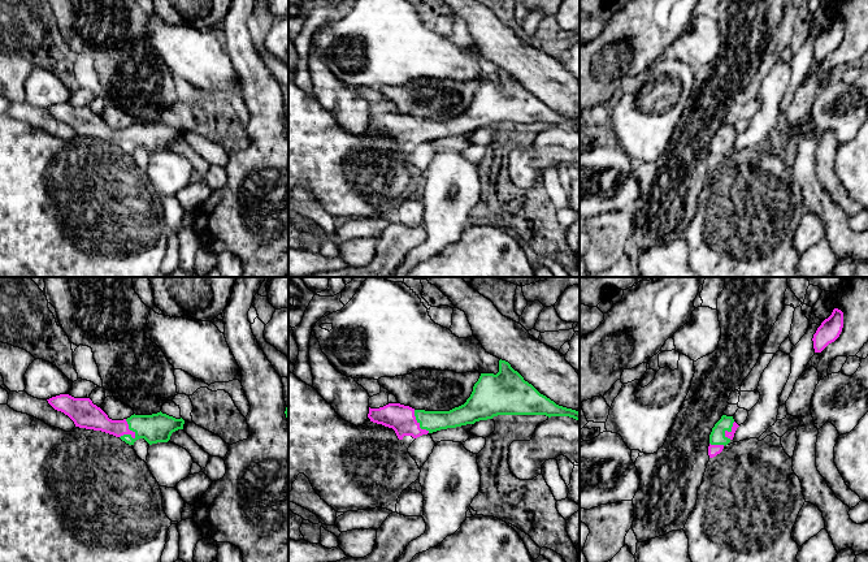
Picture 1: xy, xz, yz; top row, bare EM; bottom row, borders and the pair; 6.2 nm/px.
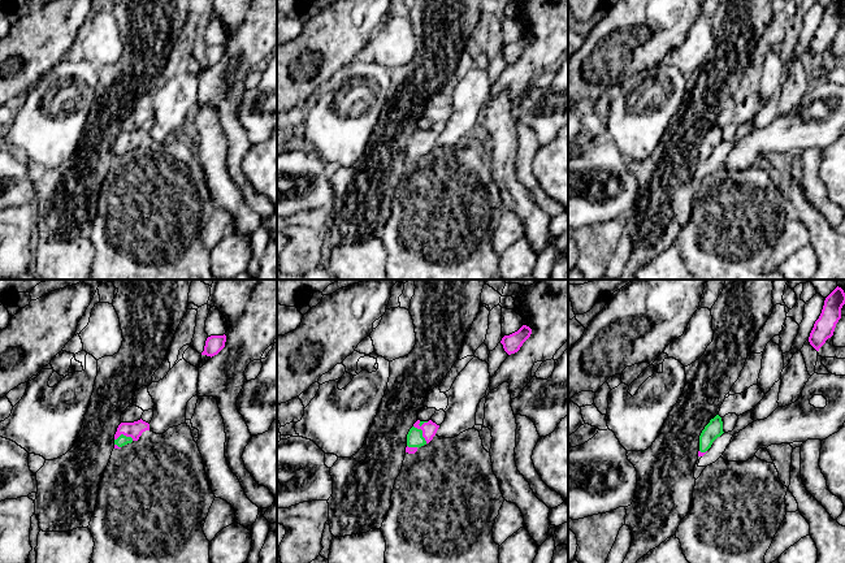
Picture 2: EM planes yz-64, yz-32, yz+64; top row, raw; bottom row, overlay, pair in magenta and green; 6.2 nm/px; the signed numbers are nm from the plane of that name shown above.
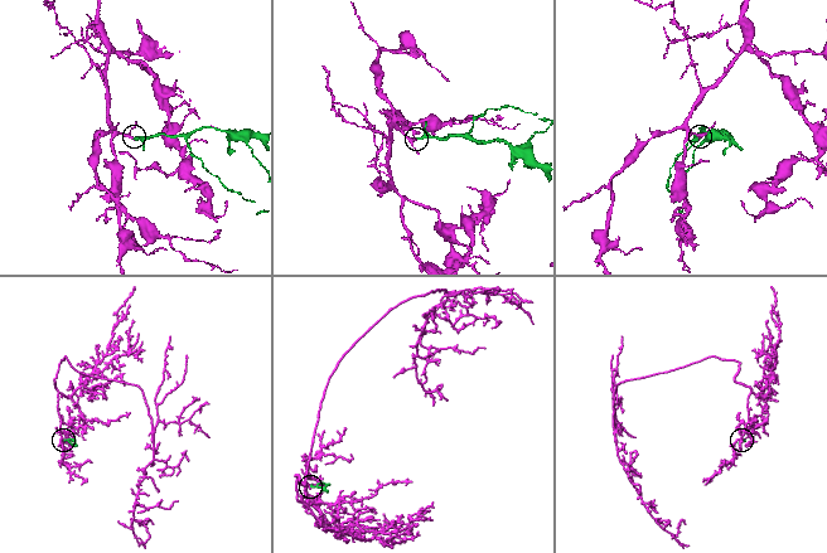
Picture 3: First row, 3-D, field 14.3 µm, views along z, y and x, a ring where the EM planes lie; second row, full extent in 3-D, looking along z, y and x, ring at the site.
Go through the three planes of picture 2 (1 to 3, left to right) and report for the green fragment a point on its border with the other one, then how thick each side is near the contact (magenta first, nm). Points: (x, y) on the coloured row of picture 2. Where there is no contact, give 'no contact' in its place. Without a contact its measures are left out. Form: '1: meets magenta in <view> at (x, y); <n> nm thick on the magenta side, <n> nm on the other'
1: meets magenta in yz-64 at (124, 434); 100 nm thick on the magenta side, 70 nm on the other
2: meets magenta in yz-32 at (423, 432); 90 nm thick on the magenta side, 100 nm on the other
3: meets magenta in yz+64 at (703, 453); 30 nm thick on the magenta side, 110 nm on the other

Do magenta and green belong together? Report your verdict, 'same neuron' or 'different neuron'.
same neuron

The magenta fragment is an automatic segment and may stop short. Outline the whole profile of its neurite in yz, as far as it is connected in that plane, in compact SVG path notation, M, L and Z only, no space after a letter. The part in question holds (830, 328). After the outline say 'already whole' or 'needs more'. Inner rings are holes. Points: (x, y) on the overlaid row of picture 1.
M834 308L832 315L825 319L813 334L815 353L821 353L829 343L834 342L843 328L843 312Z; already whole

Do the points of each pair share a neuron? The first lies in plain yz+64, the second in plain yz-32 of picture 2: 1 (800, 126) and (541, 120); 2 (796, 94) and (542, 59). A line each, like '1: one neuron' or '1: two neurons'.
1: one neuron
2: two neurons

